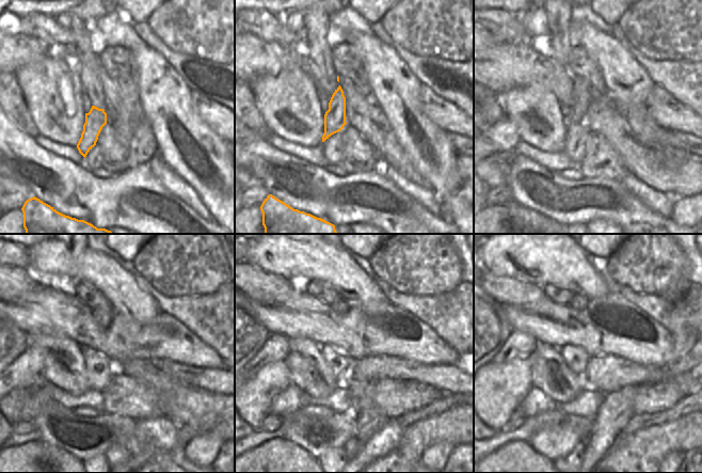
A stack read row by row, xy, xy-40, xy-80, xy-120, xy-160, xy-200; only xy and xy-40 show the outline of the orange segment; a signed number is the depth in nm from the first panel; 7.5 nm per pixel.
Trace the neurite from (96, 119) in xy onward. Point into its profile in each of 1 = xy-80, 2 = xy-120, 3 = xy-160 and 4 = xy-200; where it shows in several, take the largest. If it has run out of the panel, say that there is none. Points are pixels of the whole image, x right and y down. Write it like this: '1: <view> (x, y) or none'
1: xy-80 (576, 112)
2: xy-120 (102, 317)
3: xy-160 (341, 305)
4: xy-200 (578, 302)

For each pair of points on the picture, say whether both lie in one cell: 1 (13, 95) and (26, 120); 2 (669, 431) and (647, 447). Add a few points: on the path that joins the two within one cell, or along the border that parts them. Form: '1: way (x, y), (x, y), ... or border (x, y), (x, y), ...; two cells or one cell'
1: way (13, 101), (19, 113); one cell
2: way (664, 437), (652, 444); one cell

